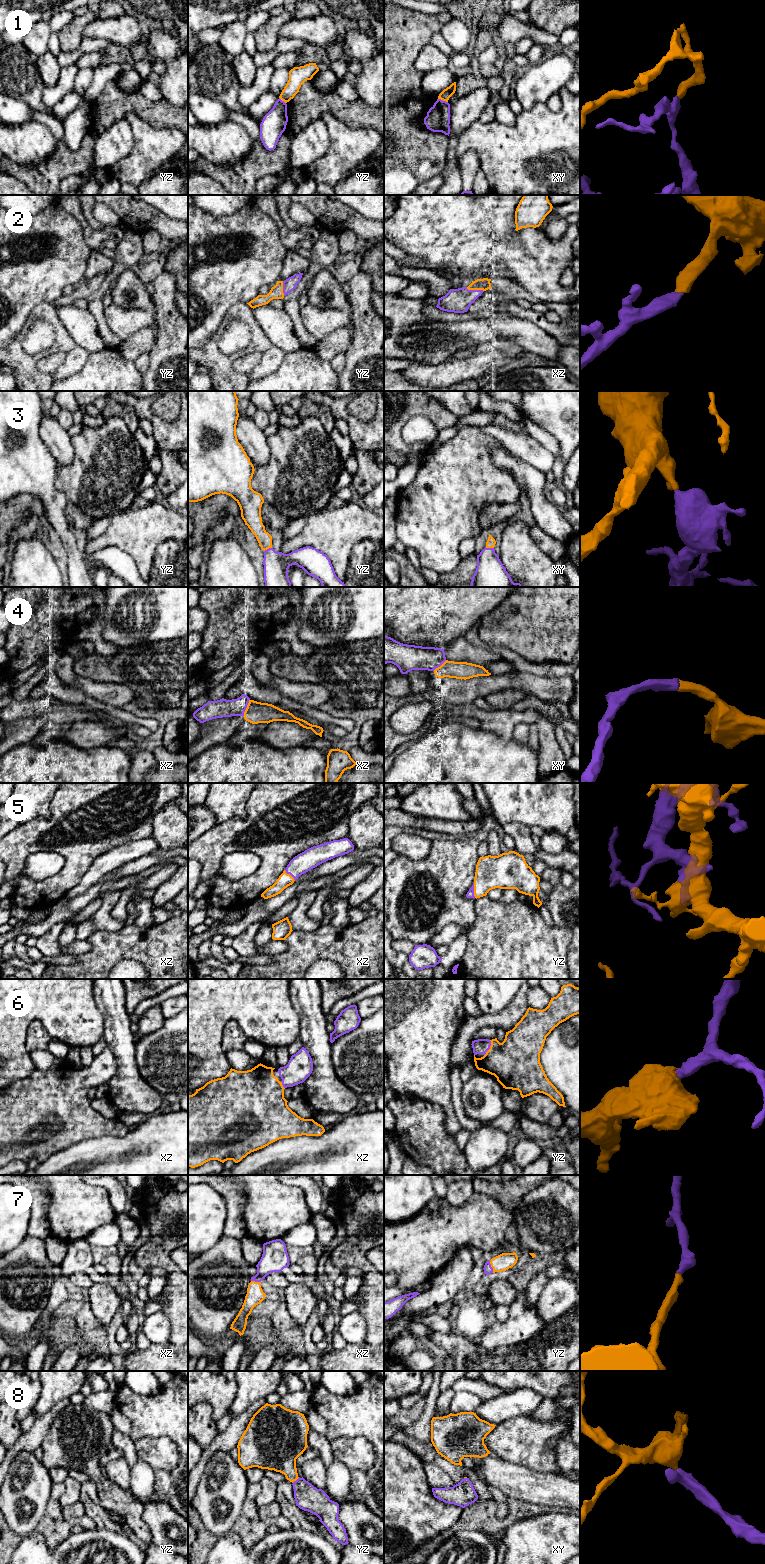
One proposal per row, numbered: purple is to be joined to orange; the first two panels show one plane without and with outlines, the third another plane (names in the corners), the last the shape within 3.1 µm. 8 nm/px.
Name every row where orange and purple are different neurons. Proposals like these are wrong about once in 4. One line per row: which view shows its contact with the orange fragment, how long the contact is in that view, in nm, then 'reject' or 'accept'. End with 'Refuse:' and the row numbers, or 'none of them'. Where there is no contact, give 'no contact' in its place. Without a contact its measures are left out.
1: xy | 90 nm | reject
2: xz | 150 nm | accept
3: yz | 70 nm | accept
4: xz | 150 nm | accept
5: yz | 120 nm | accept
6: yz | 140 nm | accept
7: yz | 100 nm | accept
8: yz | 70 nm | accept
Refuse: 1

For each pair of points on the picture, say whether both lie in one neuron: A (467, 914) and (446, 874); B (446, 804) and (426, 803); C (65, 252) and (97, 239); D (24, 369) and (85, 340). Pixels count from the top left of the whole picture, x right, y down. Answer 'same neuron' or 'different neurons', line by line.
A: same neuron
B: same neuron
C: different neurons
D: different neurons

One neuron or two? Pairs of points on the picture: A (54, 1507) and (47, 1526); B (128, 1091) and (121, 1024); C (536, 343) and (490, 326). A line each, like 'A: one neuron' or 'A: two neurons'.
A: one neuron
B: one neuron
C: one neuron

